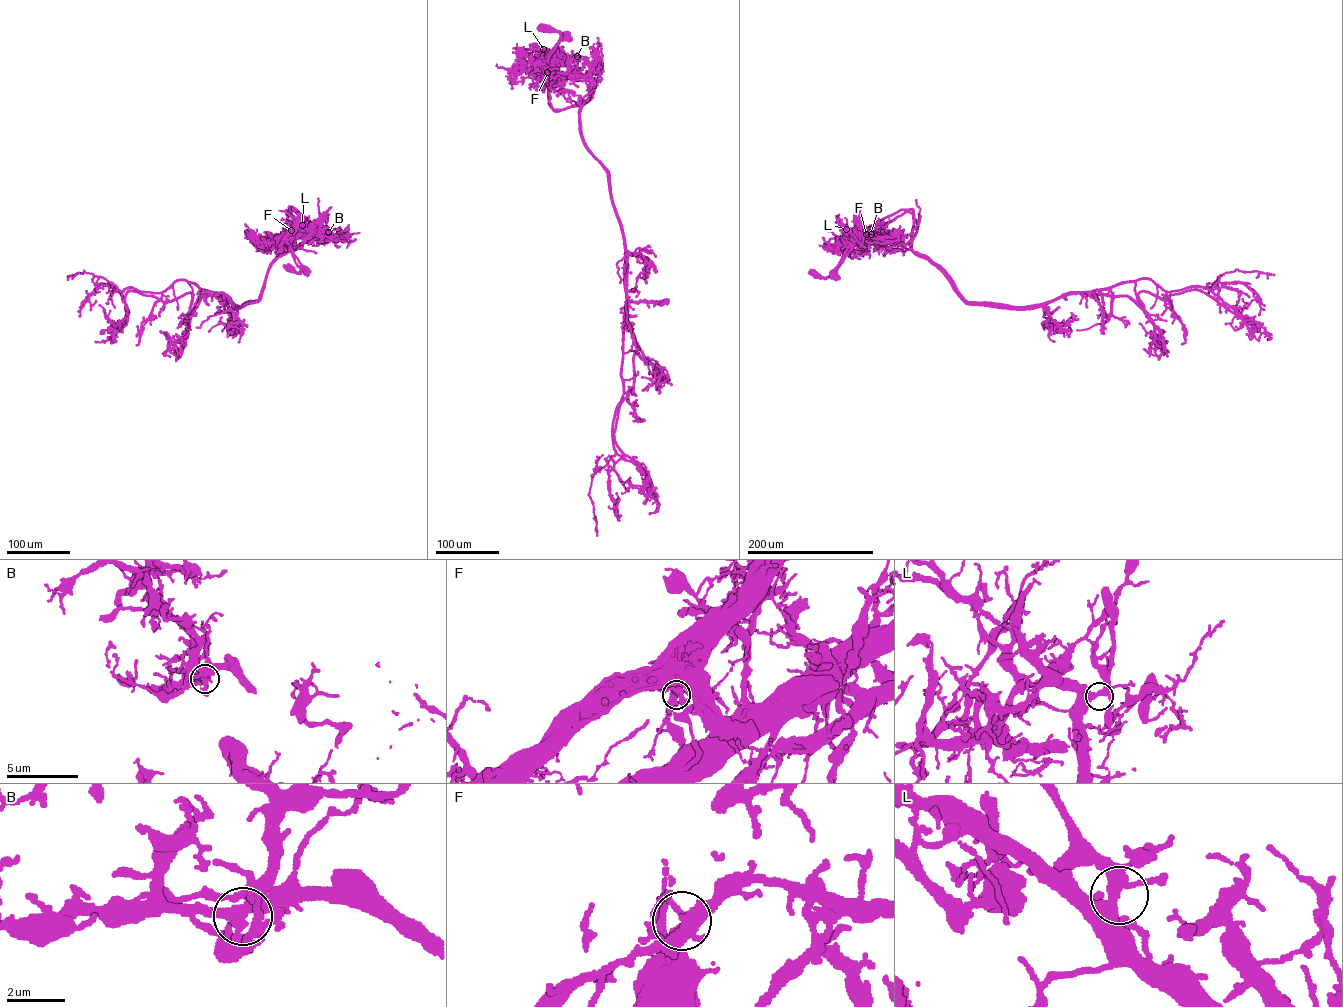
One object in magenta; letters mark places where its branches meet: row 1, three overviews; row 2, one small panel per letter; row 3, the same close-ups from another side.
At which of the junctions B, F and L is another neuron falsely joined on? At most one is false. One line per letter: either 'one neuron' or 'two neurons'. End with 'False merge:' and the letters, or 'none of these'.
B: two neurons
F: one neuron
L: one neuron
False merge: B

